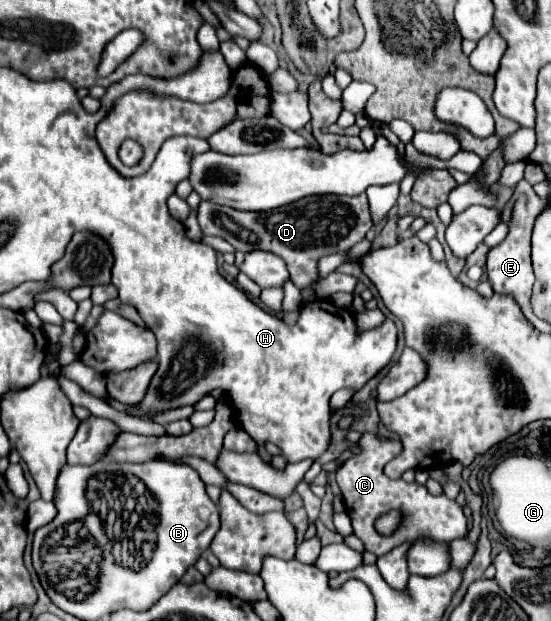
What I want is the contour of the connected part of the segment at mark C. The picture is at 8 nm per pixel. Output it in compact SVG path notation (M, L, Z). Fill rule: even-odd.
M365 432L359 446L361 446L361 452L351 456L337 470L337 484L339 484L343 500L345 500L345 510L351 516L355 536L363 540L365 550L369 550L377 556L383 556L391 548L399 546L401 542L419 538L419 536L429 536L433 540L455 540L455 538L467 536L467 532L469 532L467 518L463 514L463 508L455 500L449 500L447 496L433 496L421 484L407 484L405 480L391 480L383 474L385 464L401 452L399 440L387 440L377 434ZM391 510L401 512L401 522L399 522L399 528L395 530L395 534L383 536L377 532L375 520L383 514L389 514Z

